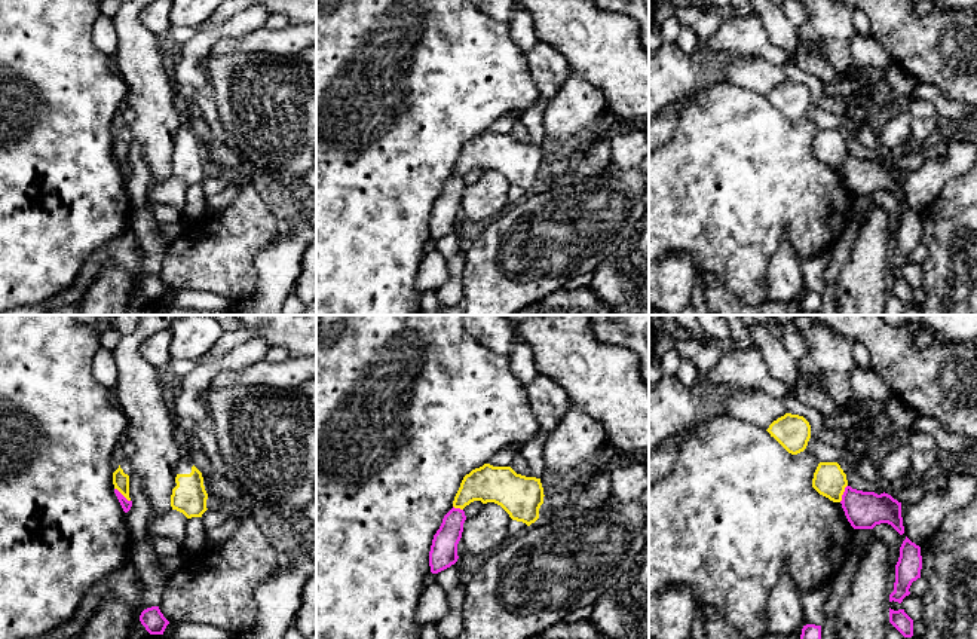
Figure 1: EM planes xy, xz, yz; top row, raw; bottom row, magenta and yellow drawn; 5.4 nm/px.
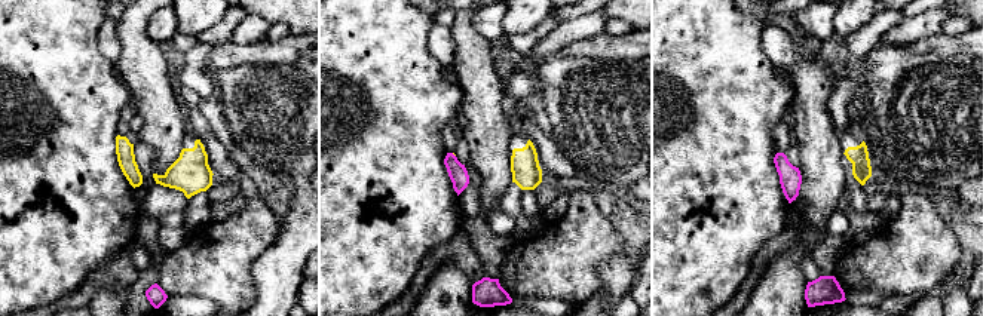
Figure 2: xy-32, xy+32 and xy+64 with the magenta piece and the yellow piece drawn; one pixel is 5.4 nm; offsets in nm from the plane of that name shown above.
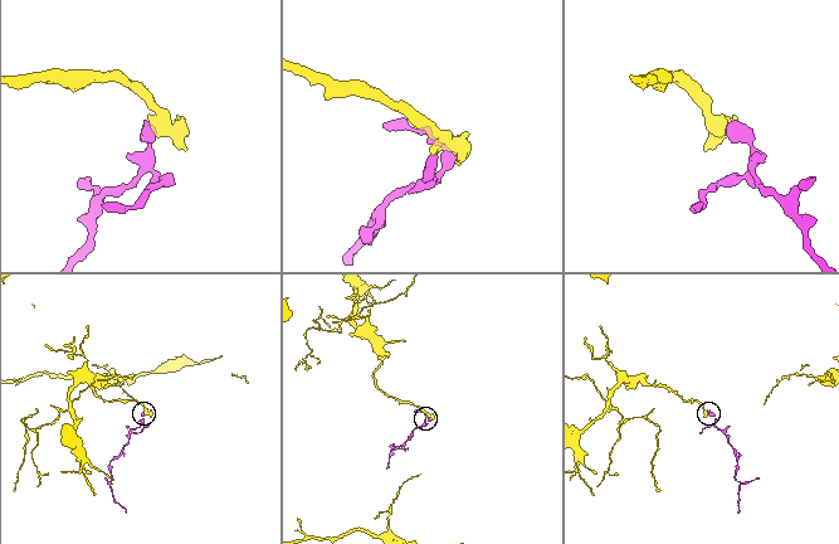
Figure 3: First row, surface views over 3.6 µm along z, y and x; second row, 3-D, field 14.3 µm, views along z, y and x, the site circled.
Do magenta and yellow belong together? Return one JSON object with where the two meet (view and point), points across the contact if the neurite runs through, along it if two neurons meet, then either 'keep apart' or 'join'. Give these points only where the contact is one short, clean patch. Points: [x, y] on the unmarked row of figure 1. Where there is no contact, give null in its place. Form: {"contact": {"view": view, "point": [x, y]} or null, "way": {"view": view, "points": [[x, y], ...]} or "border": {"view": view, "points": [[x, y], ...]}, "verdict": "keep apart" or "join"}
{"contact": {"view": "yz", "point": [844, 161]}, "border": {"view": "yz", "points": [[847, 152], [839, 168]]}, "verdict": "keep apart"}

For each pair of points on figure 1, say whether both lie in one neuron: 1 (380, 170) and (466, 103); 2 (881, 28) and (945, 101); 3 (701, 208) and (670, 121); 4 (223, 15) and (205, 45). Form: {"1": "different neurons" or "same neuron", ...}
{"1": "same neuron", "2": "different neurons", "3": "different neurons", "4": "different neurons"}

